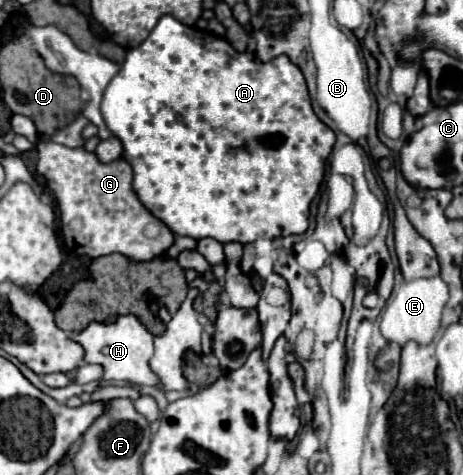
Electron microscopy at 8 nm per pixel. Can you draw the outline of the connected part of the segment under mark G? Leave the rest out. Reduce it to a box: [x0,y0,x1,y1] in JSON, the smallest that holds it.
[37,140,175,262]

